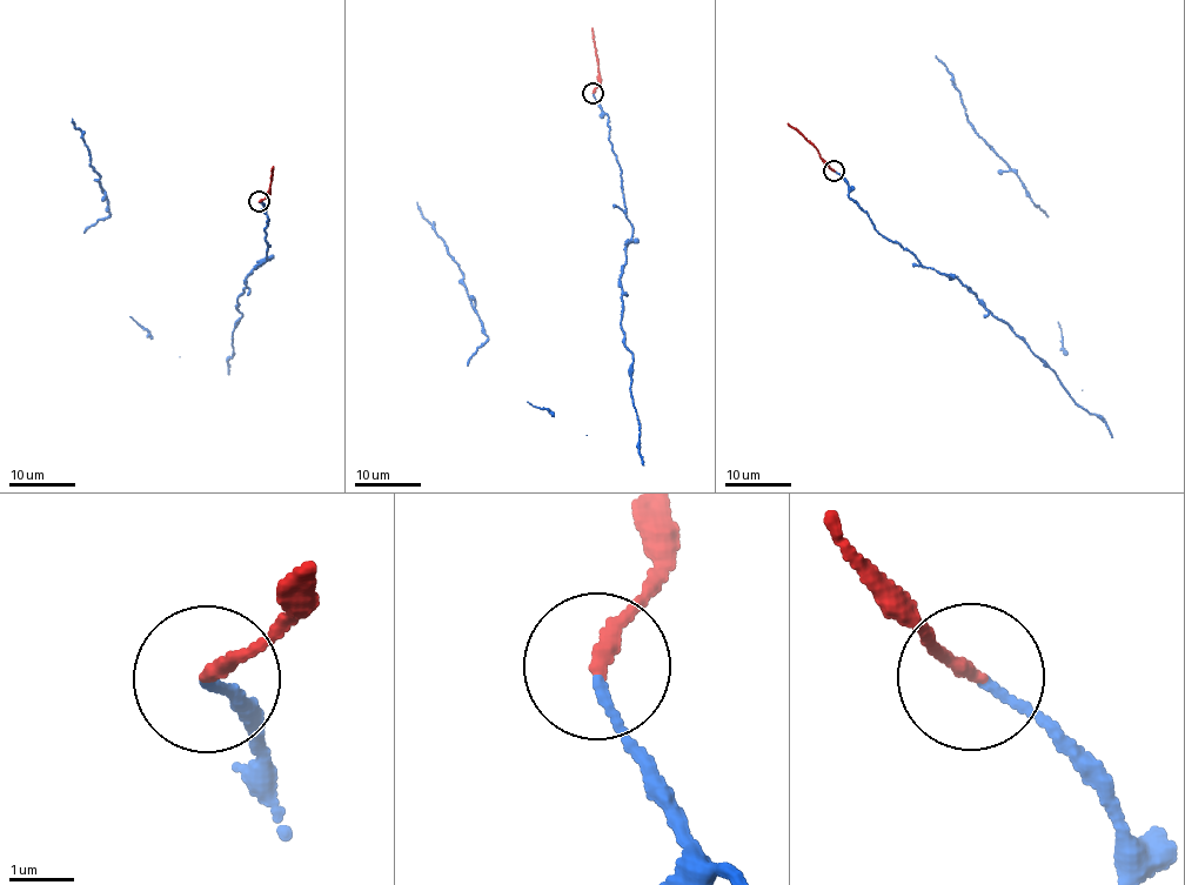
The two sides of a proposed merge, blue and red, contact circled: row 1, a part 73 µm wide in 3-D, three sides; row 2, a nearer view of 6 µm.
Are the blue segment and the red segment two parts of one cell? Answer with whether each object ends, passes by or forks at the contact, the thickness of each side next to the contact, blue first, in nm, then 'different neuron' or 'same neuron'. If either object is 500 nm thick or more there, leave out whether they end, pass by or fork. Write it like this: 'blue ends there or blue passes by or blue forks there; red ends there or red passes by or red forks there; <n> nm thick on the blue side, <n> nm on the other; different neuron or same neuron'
blue ends there; red ends there; 120 nm thick on the blue side, 220 nm on the other; different neuron

